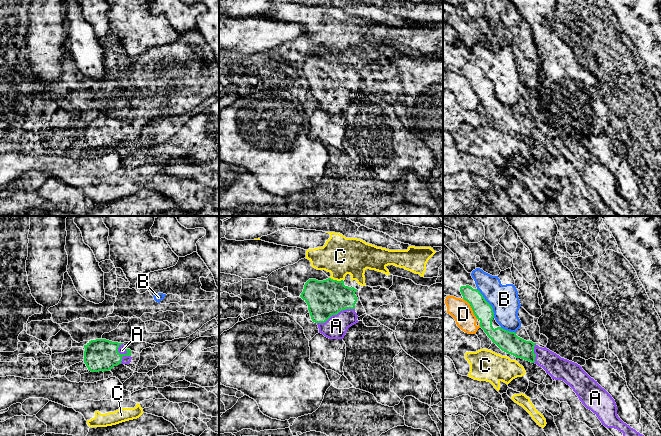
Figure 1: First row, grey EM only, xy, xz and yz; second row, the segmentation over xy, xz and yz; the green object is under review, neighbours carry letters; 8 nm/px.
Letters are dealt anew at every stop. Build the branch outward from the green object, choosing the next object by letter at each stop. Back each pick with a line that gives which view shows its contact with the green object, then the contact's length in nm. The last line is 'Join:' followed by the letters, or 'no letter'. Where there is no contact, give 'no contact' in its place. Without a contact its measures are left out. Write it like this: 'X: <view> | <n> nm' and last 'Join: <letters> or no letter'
A: xy | 170 nm
Join: A

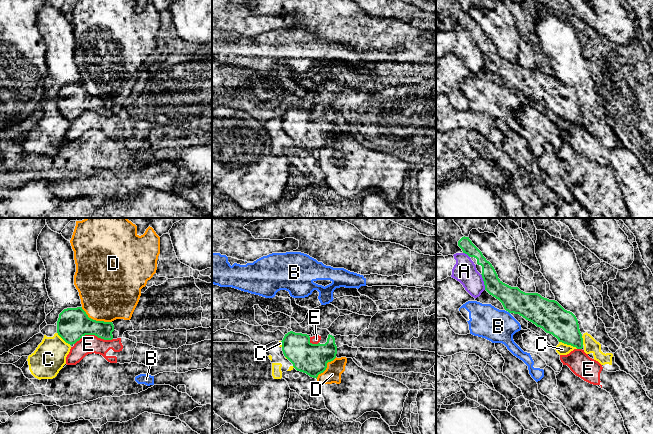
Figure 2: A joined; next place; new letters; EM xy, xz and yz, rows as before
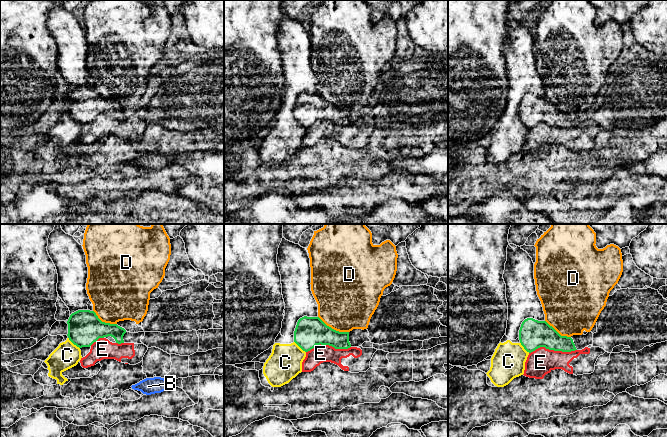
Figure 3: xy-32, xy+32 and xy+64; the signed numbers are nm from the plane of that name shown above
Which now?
Join: no letter

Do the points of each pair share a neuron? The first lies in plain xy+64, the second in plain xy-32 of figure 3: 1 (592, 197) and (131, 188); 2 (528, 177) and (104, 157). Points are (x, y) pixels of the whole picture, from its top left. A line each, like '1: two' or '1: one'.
1: one
2: one

